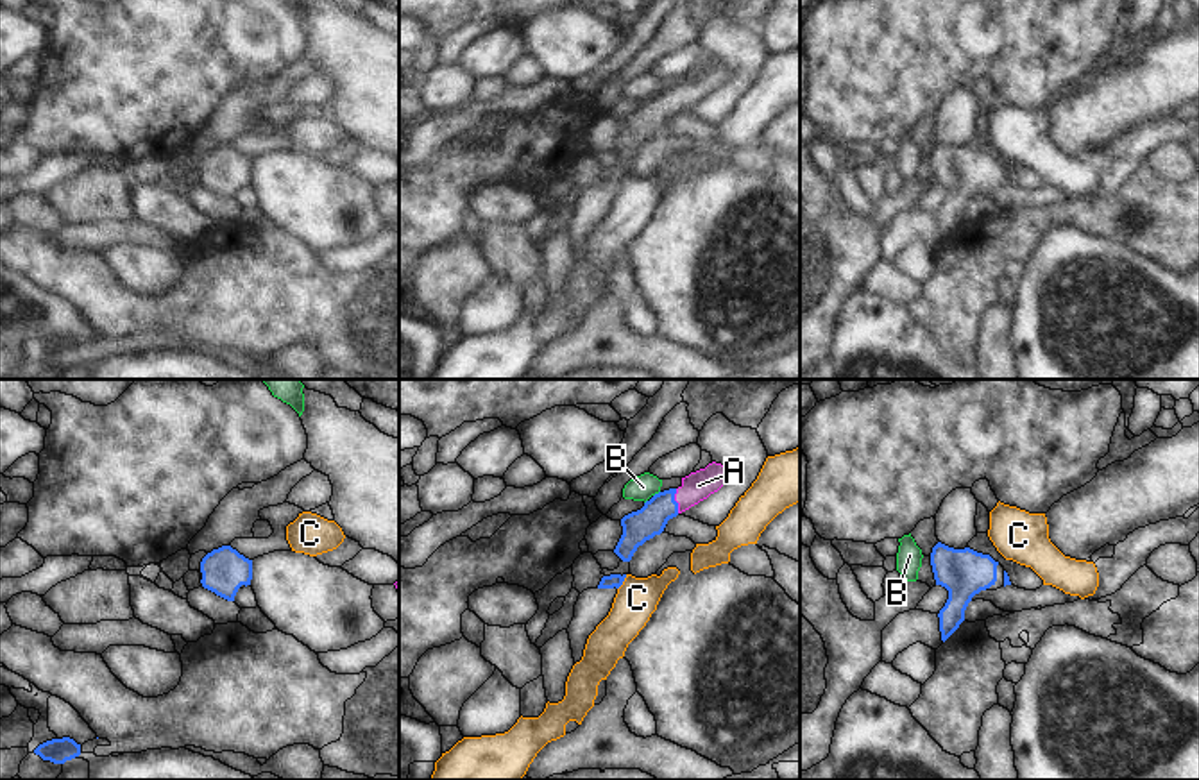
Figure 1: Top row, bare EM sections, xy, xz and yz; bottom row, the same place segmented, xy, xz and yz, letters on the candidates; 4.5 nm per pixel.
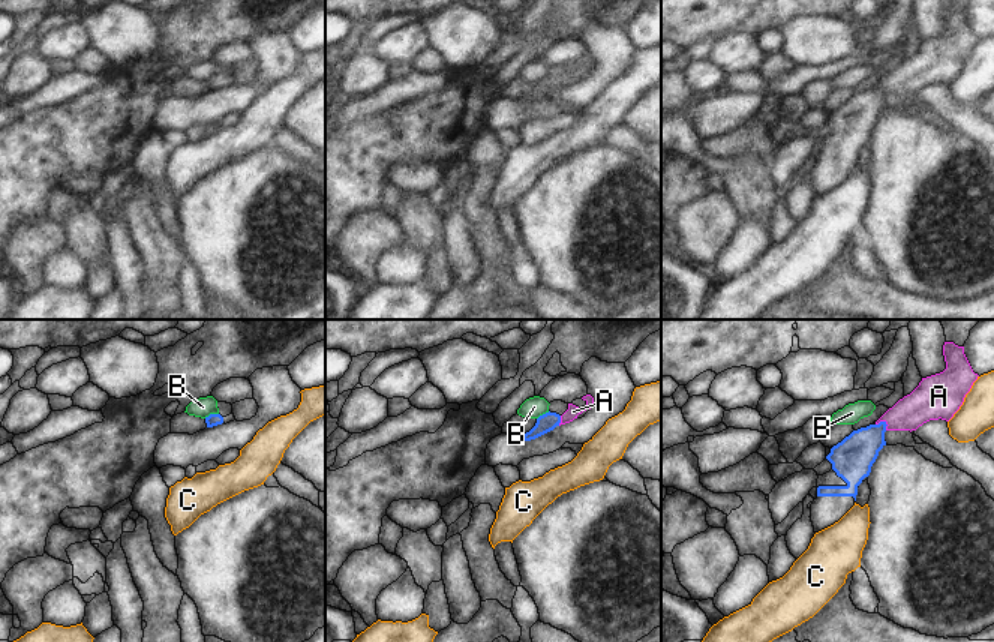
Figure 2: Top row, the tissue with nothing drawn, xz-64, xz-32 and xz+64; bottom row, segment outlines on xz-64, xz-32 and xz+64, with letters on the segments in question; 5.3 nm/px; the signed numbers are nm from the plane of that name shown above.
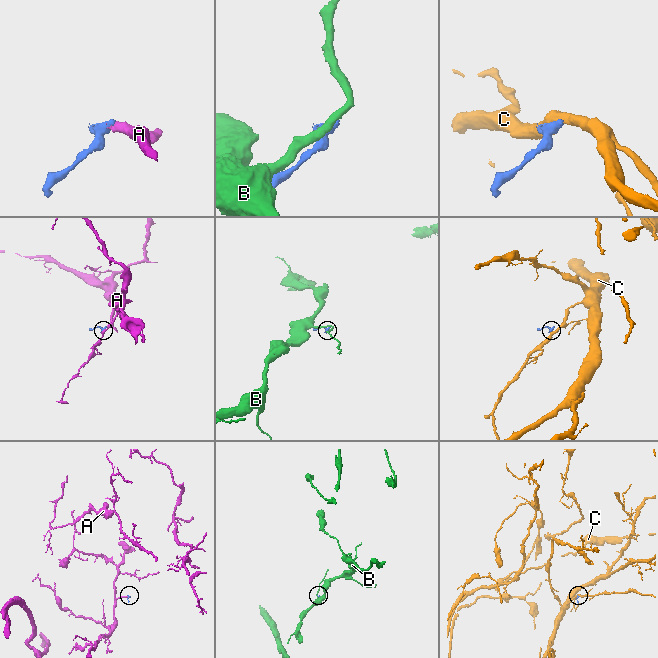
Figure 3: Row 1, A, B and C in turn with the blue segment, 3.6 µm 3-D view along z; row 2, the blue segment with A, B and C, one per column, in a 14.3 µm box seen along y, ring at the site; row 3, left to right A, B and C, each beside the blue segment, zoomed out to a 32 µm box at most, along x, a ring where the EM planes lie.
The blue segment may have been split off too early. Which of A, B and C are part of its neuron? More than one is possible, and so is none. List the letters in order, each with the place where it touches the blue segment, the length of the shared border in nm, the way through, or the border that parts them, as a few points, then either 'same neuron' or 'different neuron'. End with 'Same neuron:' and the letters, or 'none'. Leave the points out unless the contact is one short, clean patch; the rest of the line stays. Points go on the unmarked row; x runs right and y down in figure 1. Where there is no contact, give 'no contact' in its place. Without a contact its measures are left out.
A: contact xz (675, 101); length 110 nm; way xz (643, 124), (664, 104), (675, 101), (688, 95), (698, 84); same neuron
B: contact xz (655, 93); length 40 nm; border xz (659, 90), (654, 95); different neuron
C: contact xz (623, 179); length 80 nm; border xz (627, 174), (618, 188); different neuron
Same neuron: A

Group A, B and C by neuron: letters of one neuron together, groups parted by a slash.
A / B / C

